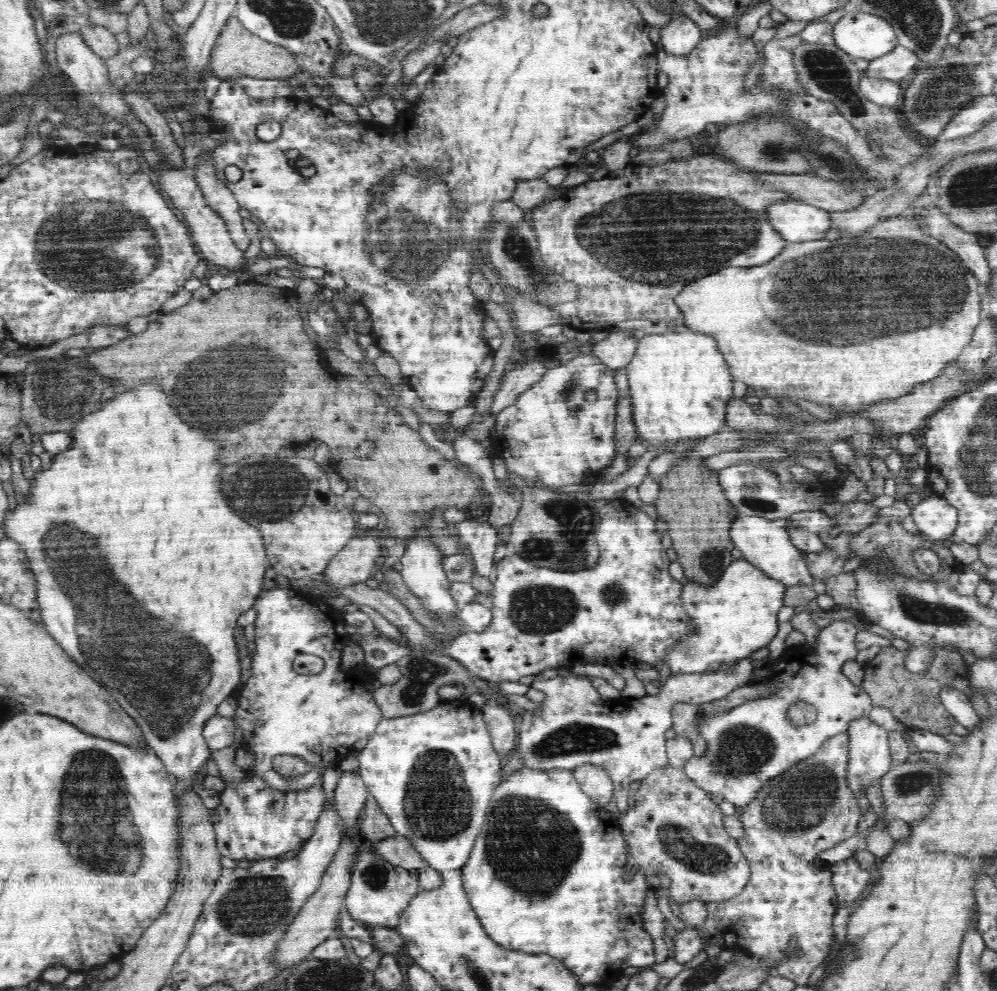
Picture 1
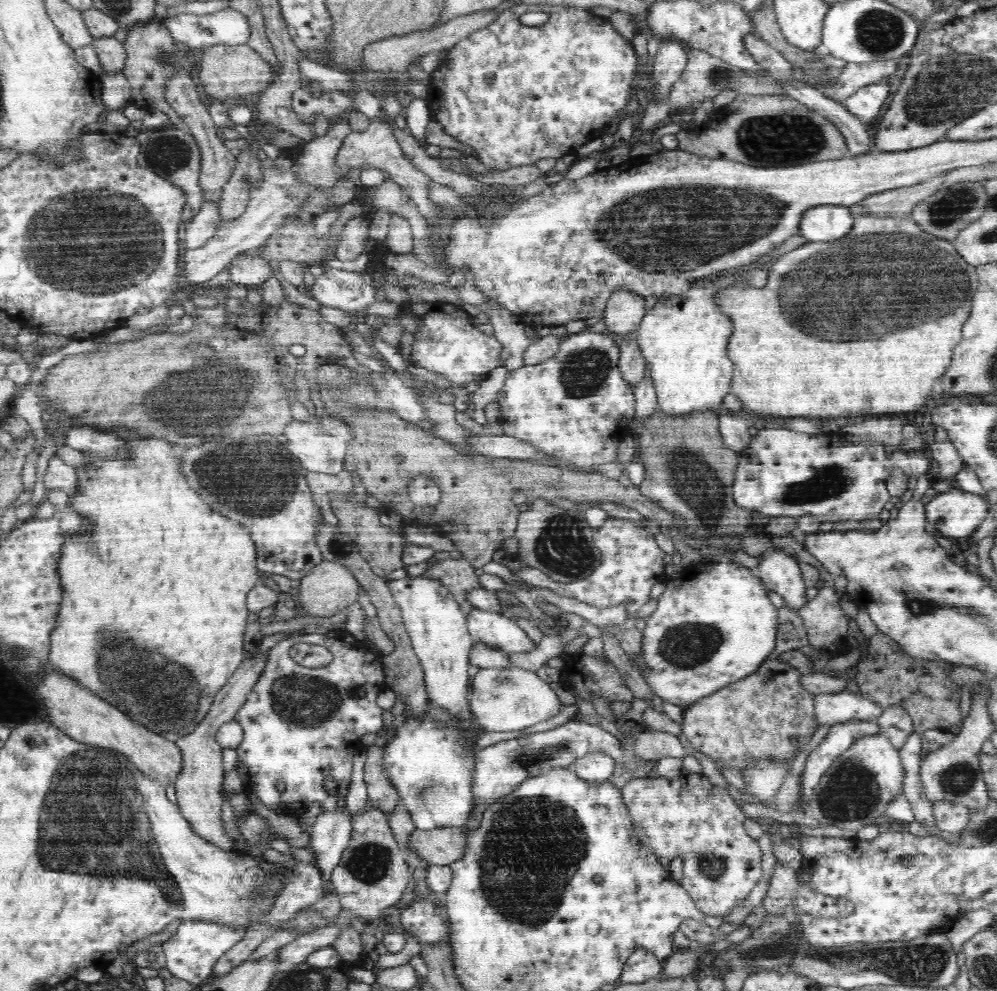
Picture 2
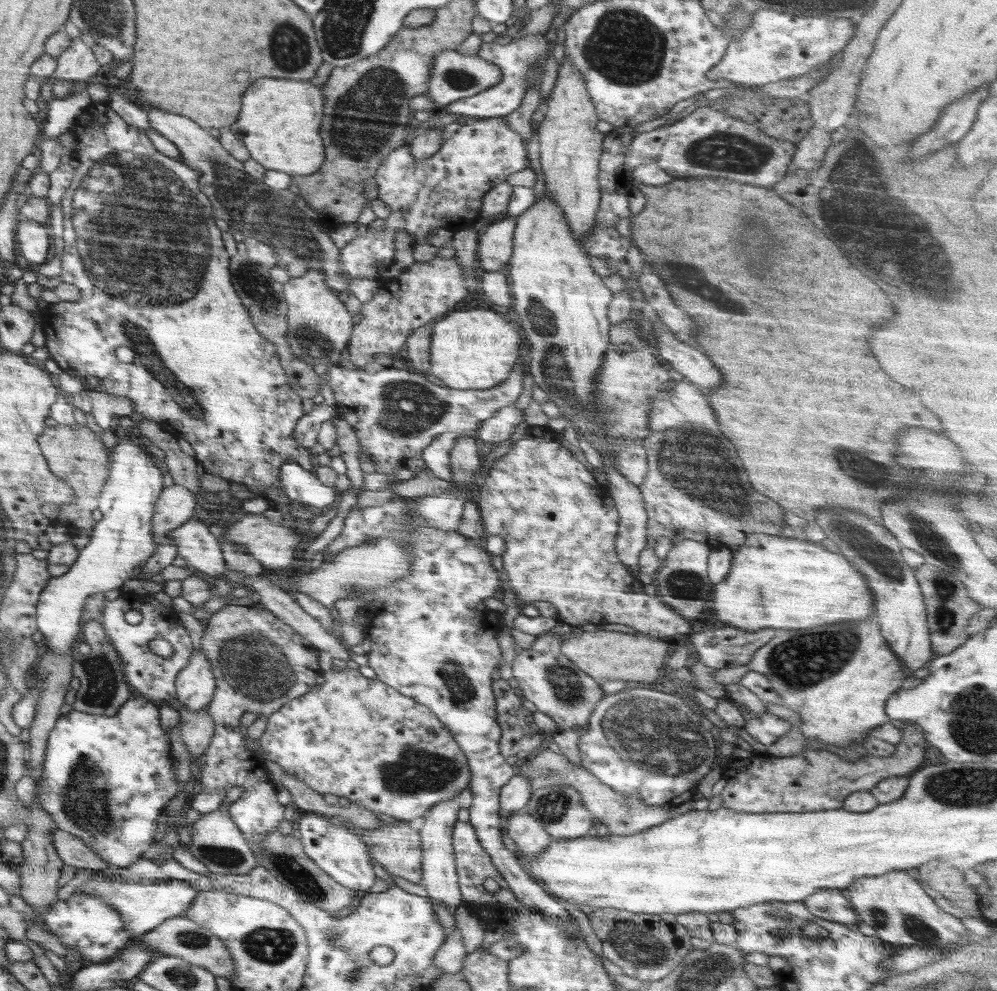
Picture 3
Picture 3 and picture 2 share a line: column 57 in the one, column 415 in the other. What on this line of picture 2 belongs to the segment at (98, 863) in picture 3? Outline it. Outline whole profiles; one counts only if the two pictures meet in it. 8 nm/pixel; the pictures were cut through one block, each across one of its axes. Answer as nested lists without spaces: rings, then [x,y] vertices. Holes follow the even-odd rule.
[[[462,828],[415,829],[411,833],[409,848],[430,865],[449,866],[462,859],[468,851],[468,840],[473,831]]]

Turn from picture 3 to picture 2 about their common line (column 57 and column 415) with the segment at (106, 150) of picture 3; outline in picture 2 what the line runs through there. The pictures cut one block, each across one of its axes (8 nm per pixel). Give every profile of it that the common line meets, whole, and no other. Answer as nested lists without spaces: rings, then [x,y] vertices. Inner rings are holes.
[[[408,301],[399,305],[394,305],[394,315],[388,317],[378,314],[380,326],[384,325],[402,325],[404,333],[400,334],[399,352],[404,356],[408,365],[420,365],[427,371],[436,372],[446,376],[452,385],[462,385],[481,380],[491,370],[497,367],[503,367],[500,359],[503,350],[503,344],[500,343],[494,335],[487,336],[479,332],[472,322],[472,316],[460,308],[450,303],[422,303]]]

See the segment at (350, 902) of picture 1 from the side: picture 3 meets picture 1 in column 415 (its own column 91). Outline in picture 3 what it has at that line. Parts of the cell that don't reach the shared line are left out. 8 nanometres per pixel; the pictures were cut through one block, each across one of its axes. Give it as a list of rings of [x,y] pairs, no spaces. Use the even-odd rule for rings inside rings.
[[[90,875],[84,888],[77,889],[73,894],[88,894],[88,896],[94,896],[95,899],[106,902],[110,908],[114,908],[122,916],[122,924],[126,926],[126,932],[129,936],[136,938],[154,930],[167,919],[182,914],[196,899],[196,893],[198,890],[185,881],[170,880],[157,884],[125,884],[125,882],[103,880]]]

